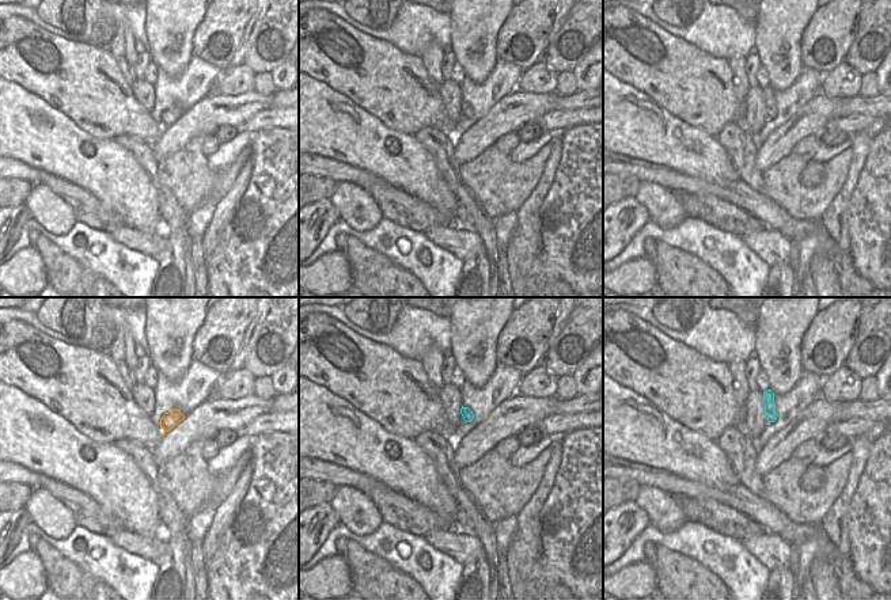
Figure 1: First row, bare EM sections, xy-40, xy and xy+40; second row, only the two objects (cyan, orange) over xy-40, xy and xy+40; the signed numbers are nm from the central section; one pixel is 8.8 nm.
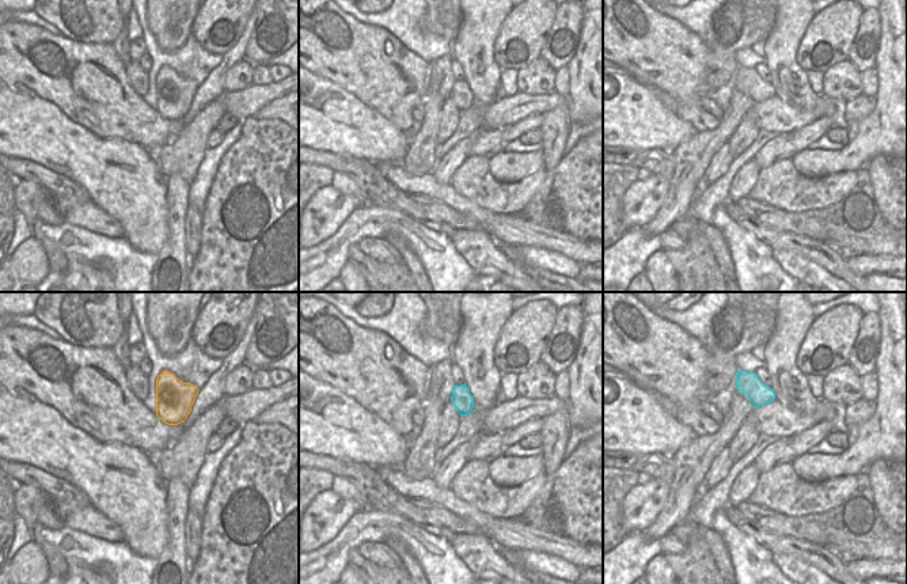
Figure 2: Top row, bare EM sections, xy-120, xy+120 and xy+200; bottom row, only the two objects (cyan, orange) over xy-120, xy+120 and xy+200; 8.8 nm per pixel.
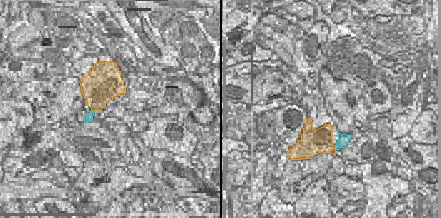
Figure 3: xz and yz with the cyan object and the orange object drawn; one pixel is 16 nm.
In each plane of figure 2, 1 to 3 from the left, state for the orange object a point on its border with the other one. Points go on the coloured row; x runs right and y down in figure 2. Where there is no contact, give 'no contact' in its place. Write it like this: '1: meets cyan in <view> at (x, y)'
1: no contact
2: no contact
3: no contact

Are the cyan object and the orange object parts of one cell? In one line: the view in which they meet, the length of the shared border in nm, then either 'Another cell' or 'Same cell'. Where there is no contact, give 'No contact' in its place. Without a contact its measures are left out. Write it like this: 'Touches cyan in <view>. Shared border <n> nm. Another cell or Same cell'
No contact. Same cell.

